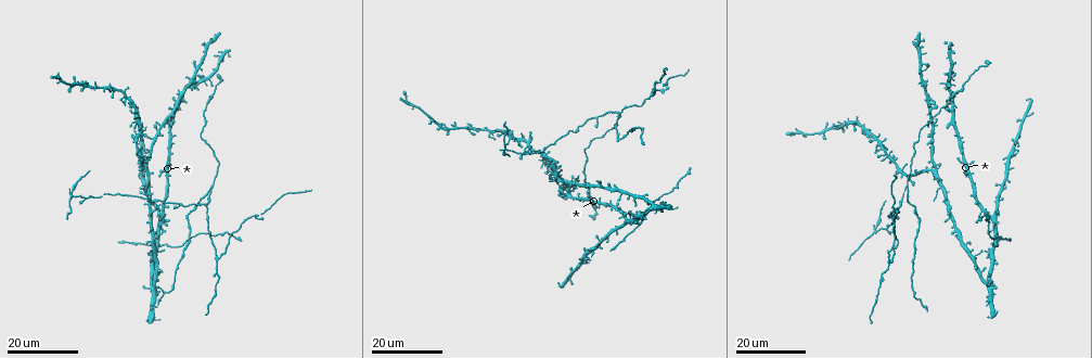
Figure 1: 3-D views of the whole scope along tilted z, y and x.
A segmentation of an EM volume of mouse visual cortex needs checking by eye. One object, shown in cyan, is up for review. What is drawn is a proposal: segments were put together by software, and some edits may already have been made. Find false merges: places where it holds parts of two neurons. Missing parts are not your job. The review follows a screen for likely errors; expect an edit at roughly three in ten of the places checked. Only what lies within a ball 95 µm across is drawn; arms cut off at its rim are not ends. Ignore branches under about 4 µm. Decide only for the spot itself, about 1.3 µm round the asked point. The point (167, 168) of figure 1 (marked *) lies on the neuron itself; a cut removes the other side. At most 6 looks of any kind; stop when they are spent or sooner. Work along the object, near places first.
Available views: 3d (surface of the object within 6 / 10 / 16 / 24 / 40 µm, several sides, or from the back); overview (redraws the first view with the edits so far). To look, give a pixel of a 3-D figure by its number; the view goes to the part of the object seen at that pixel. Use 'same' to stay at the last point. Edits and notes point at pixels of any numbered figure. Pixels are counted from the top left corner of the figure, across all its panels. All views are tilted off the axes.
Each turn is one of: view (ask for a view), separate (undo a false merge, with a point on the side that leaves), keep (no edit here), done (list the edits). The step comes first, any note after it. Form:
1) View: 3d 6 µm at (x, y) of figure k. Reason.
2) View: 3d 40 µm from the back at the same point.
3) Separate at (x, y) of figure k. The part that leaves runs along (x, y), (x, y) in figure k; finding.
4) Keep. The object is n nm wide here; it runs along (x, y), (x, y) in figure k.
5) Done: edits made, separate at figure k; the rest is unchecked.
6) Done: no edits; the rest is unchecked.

View: 3d 16 µm at (153, 289) of figure 1.

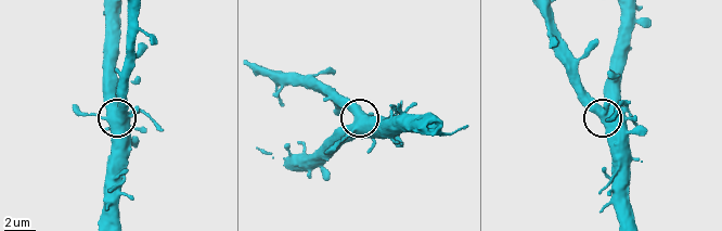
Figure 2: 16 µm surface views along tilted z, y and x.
View: 3d 6 µm at (356, 114) of figure 2.

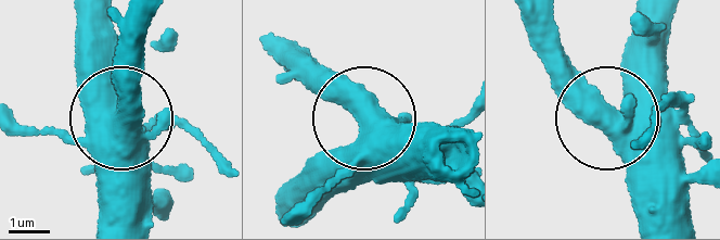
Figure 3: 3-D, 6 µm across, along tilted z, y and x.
Keep. One neuron here.

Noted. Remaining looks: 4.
View: 3d 16 µm at (214, 185) of figure 1. Branch point.

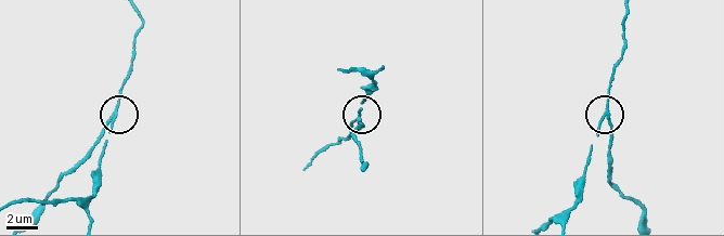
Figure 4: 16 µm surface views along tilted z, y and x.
View: 3d 10 µm at (115, 118) of figure 4. Zoom in.

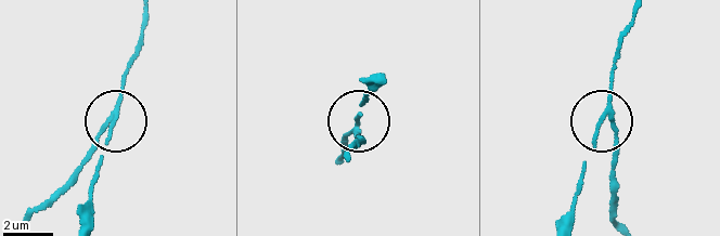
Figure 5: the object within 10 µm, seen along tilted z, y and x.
Separate at (95, 142) of figure 5. The object is 160 nm wide here; the part that leaves runs along (116, 113), (86, 166), (25, 223) in figure 5; two neurons meet here.

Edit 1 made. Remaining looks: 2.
View: 3d 16 µm at (218, 261) of figure 1. A fork.

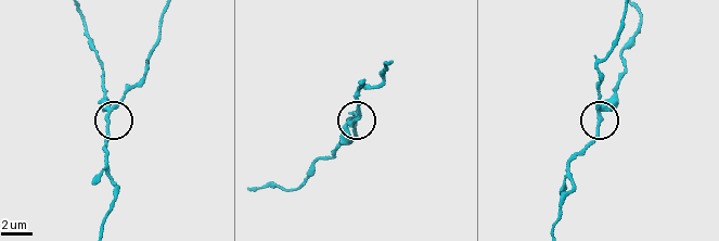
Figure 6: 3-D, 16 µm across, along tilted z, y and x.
View: 3d 10 µm at (597, 110) of figure 6.

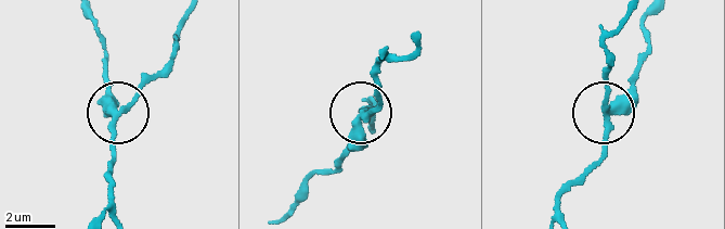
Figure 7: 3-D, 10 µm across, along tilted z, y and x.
Keep. It runs along (649, 12), (638, 71), (603, 111), (606, 154), (600, 164) in figure 7; all the same neuron.

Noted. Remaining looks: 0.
Done: edits made, separate at figure 5; the rest is unchecked.

